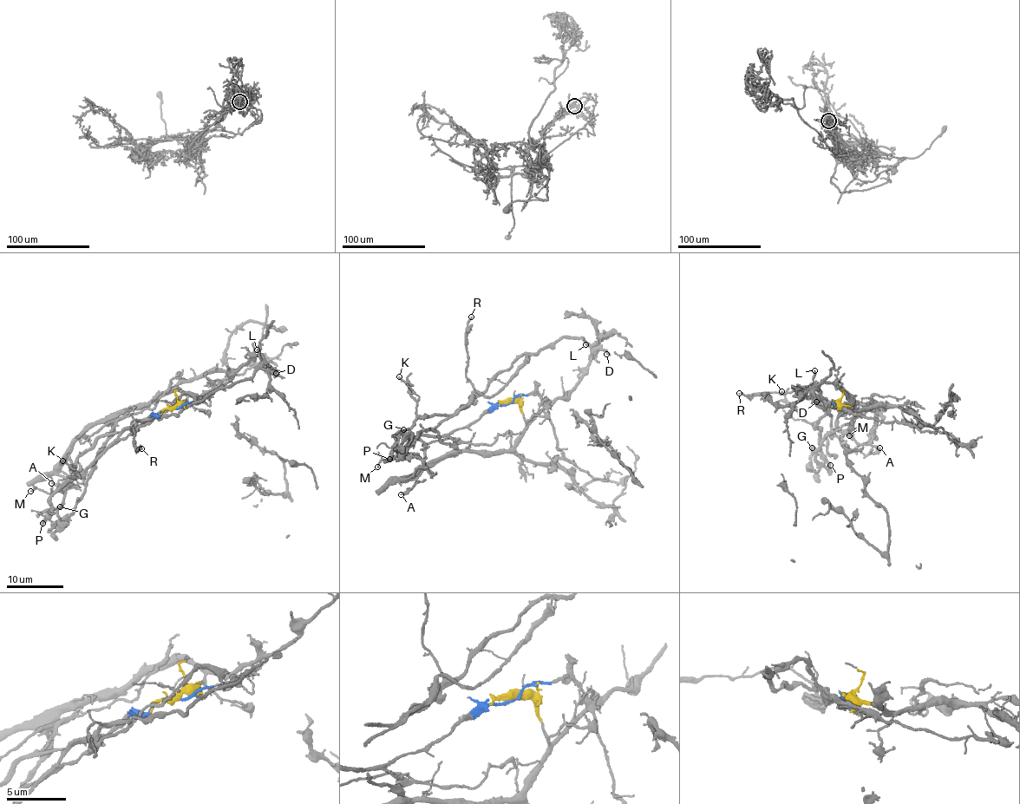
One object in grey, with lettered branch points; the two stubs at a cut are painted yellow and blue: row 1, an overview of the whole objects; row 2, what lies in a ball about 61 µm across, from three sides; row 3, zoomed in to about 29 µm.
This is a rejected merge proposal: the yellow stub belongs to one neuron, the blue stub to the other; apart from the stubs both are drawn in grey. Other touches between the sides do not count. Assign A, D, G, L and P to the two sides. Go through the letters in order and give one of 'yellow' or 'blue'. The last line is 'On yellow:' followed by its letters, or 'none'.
A: blue
D: blue
G: blue
L: blue
P: blue
On yellow: none

